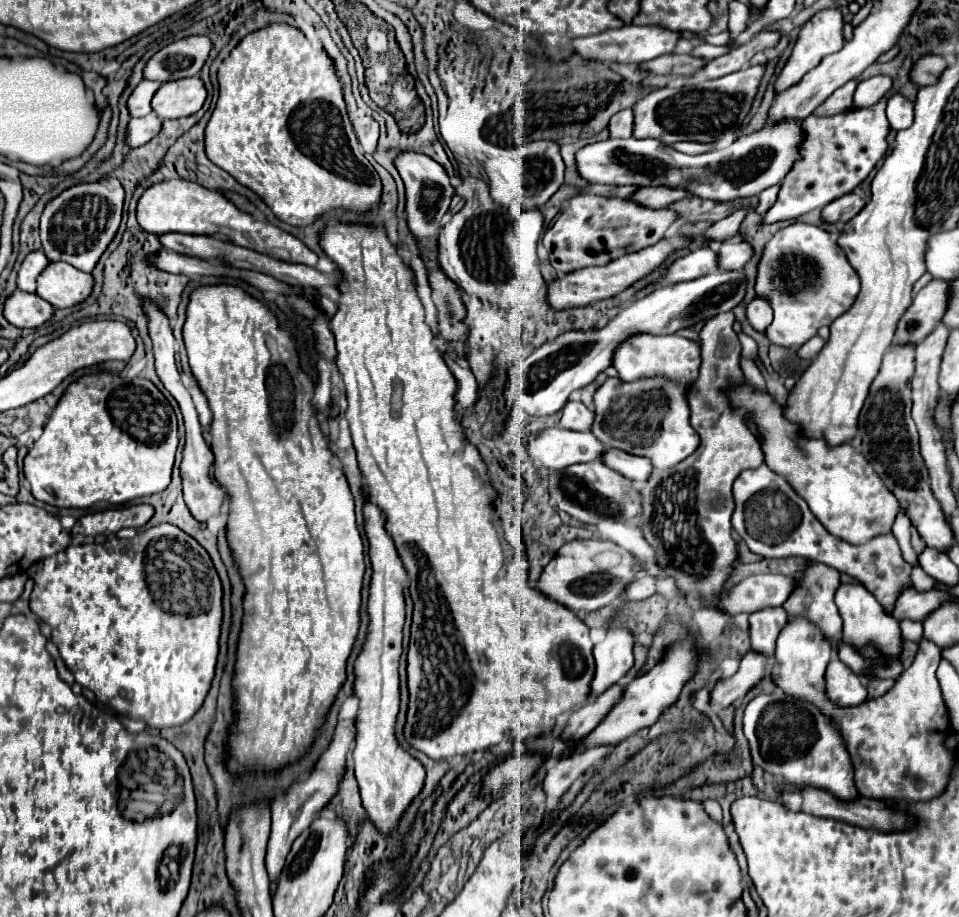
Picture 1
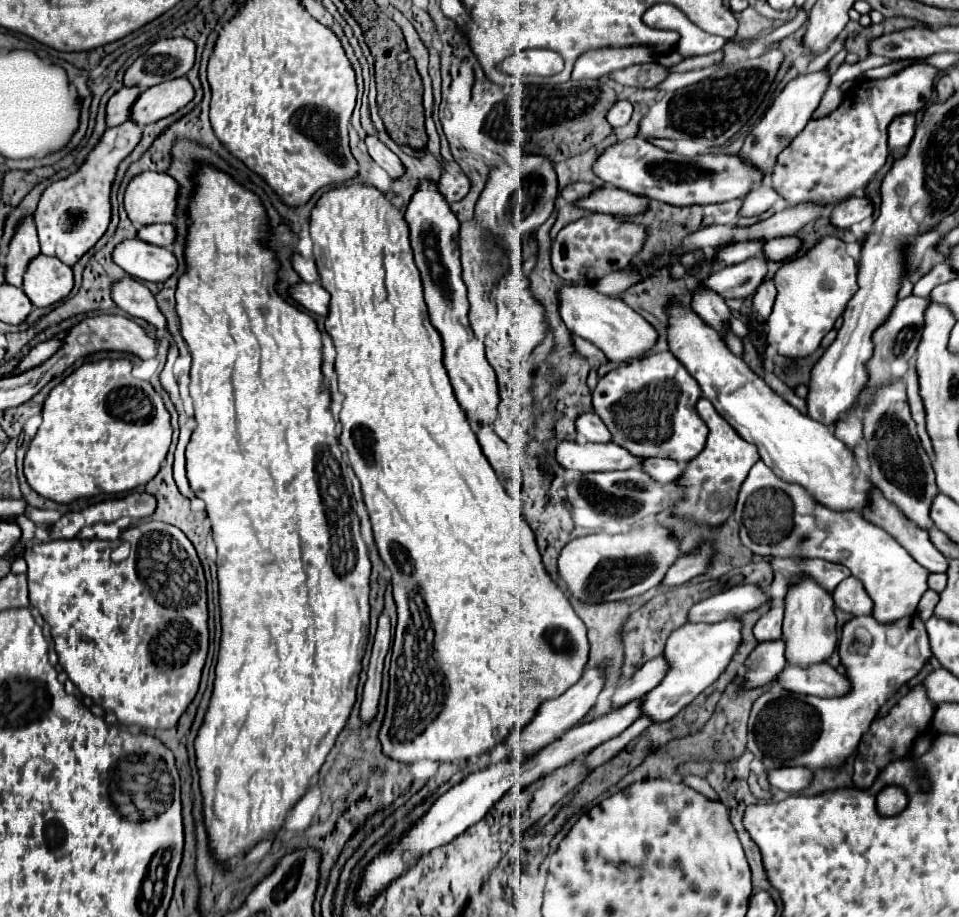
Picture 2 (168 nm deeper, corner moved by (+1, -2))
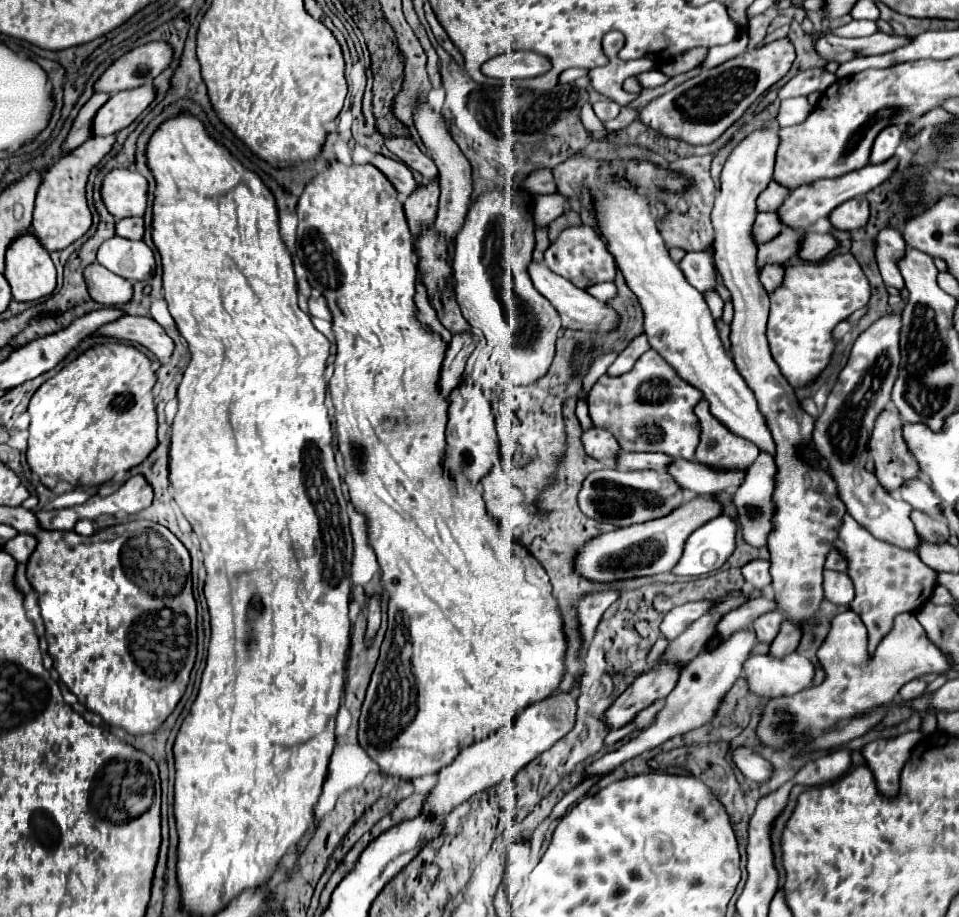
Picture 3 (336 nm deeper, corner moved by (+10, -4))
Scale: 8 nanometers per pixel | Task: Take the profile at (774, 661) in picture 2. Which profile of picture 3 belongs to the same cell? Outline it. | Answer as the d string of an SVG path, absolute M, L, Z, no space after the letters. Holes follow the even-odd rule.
M784 619L780 633L778 633L778 637L774 639L774 643L772 643L770 655L772 655L772 657L784 657L784 655L794 653L796 647L800 645L802 635L804 635L802 625L794 623L794 621L790 621L790 619Z

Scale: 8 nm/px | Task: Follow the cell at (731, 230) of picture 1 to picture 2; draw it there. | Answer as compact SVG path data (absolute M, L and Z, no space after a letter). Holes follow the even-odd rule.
M763 181L763 185L755 187L745 199L743 199L743 207L739 209L739 217L753 217L753 215L761 215L767 209L771 209L775 203L779 203L779 195L773 191L769 181Z

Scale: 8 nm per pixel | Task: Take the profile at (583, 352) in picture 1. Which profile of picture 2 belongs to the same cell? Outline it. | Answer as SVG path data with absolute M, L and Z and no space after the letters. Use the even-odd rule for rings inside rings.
M751 257L743 263L721 267L701 279L705 291L715 291L723 299L745 299L755 293L761 279L767 273L767 261L763 257Z

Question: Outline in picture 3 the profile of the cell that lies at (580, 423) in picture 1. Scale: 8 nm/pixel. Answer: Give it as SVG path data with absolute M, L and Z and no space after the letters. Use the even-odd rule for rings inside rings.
M590 427L588 431L584 431L582 443L586 447L586 453L590 453L590 457L594 457L598 461L616 459L620 453L618 441L608 431L598 429L598 427Z

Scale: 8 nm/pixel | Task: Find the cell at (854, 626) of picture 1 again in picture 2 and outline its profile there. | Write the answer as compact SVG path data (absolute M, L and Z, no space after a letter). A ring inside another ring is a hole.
M847 577L837 585L833 591L835 607L839 607L845 613L851 613L853 617L859 615L871 615L871 599L865 593L863 585L855 577Z

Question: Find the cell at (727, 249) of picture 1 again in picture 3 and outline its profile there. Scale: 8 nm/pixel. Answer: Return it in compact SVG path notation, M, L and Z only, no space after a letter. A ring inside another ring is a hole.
M808 231L806 237L802 239L802 249L798 253L800 259L806 261L822 261L828 257L828 253L832 253L838 247L838 239L832 235L820 235L814 231Z

